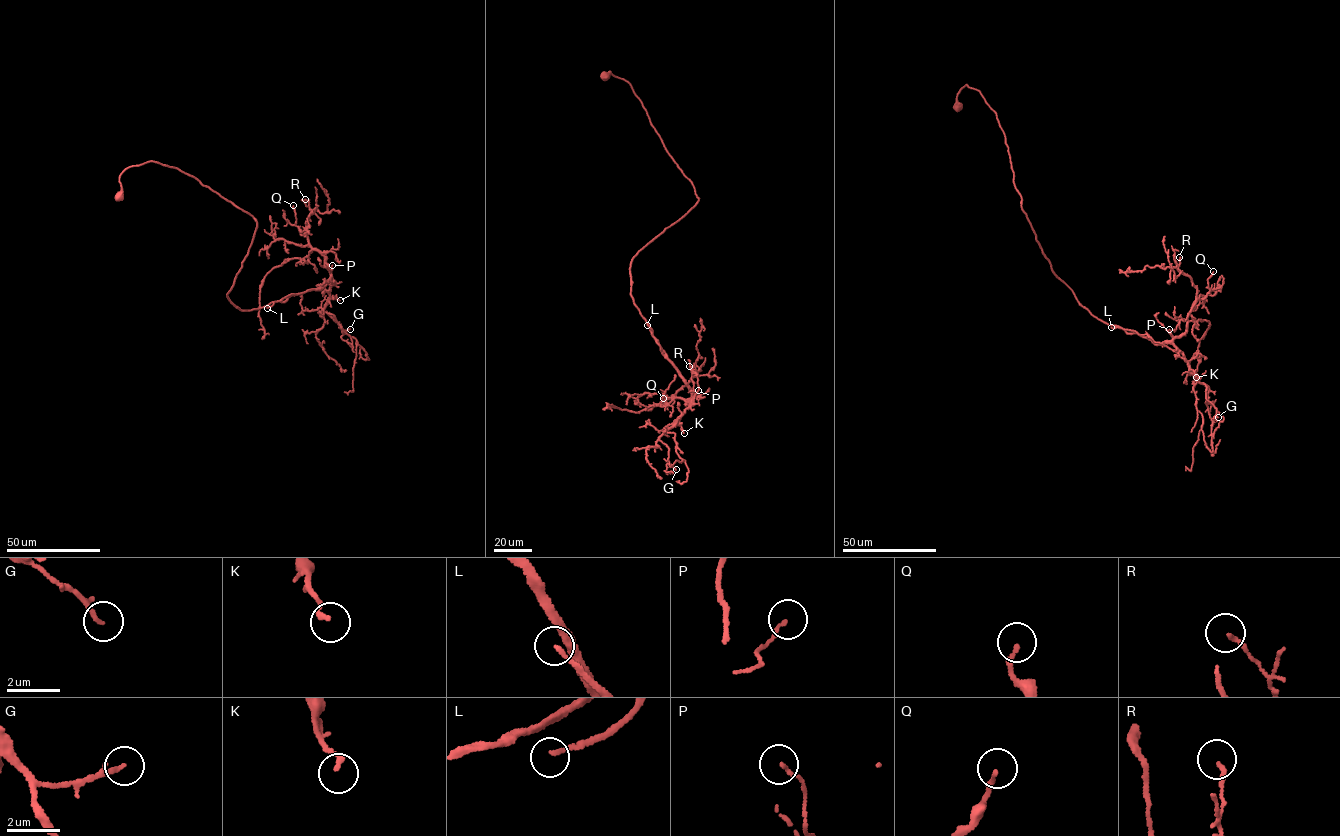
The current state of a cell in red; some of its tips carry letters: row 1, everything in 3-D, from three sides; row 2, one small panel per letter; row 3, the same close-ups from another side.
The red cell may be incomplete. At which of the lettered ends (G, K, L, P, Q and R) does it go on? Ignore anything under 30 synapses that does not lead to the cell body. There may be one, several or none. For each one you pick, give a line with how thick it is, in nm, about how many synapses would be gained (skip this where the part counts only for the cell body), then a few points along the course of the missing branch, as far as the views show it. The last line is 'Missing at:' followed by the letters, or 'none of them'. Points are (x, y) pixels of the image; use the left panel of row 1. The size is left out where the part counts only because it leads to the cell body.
L: calibre 110 nm; 300 synapses; course (267, 308), (248, 314), (271, 307), (264, 292), (248, 301), (236, 299), (231, 310), (210, 314)
Missing at: L

